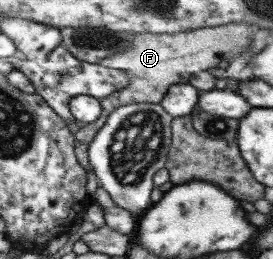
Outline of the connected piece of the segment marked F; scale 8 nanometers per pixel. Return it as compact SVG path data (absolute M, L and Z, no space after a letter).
M239 21L237 24L231 23L227 26L215 26L209 29L196 29L174 34L137 33L132 36L130 45L126 49L98 60L96 63L101 66L122 70L128 78L128 83L109 96L98 99L101 105L100 115L93 122L79 124L77 132L73 134L74 156L77 162L84 170L92 170L87 160L88 144L113 109L143 101L159 105L162 96L172 84L187 83L192 74L215 68L222 60L230 60L235 52L242 52L246 44L250 42L254 31L255 27Z

